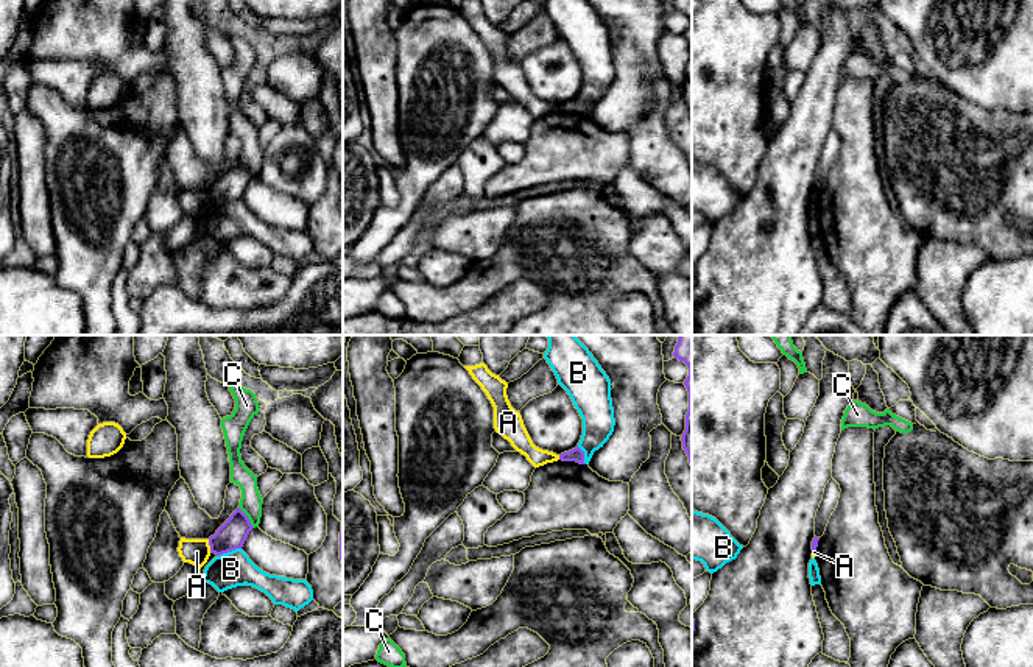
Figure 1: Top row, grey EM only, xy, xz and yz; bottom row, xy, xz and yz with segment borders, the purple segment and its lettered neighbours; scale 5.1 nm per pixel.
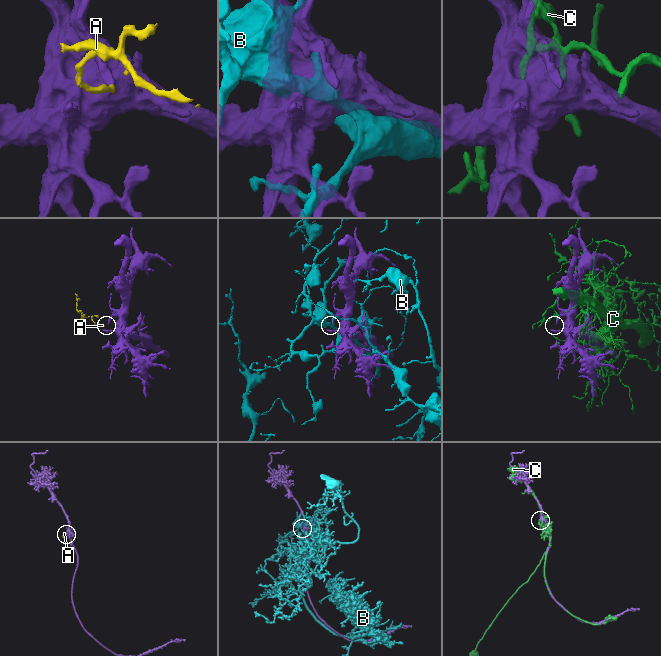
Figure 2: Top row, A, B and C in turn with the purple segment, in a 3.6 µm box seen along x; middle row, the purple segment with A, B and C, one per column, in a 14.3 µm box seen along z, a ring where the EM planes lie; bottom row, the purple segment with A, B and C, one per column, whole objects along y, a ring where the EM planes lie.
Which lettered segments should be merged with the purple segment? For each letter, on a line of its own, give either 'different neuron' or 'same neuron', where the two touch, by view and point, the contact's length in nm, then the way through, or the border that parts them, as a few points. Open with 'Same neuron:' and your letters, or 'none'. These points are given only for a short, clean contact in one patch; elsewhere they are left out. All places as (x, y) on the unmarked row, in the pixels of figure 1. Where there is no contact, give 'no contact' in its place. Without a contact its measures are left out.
Same neuron: none
A: different neuron; meets purple in xy at (209, 195); contact 70 nm long; border along xy (208, 190), (211, 201)
B: different neuron; meets purple in xy at (228, 201); contact 140 nm long
C: different neuron; meets purple in xy at (246, 169); contact 140 nm long

